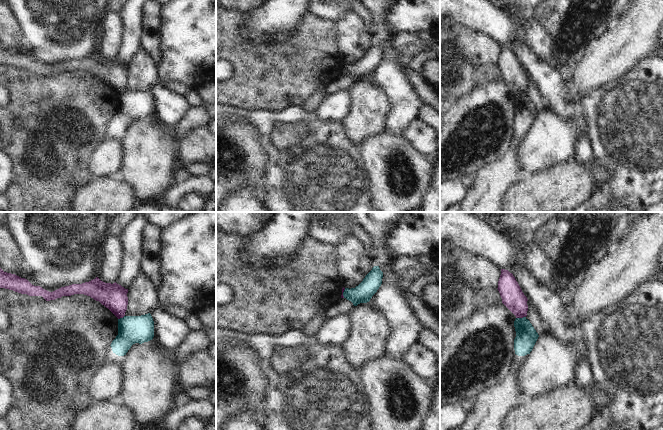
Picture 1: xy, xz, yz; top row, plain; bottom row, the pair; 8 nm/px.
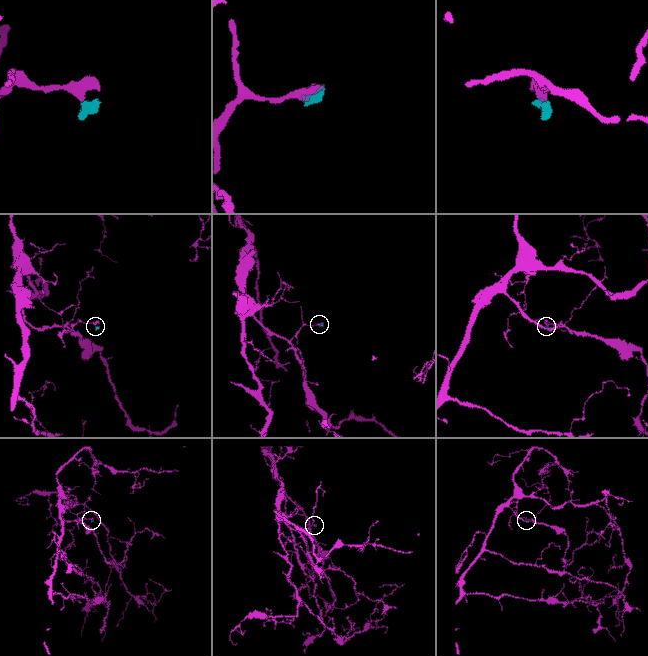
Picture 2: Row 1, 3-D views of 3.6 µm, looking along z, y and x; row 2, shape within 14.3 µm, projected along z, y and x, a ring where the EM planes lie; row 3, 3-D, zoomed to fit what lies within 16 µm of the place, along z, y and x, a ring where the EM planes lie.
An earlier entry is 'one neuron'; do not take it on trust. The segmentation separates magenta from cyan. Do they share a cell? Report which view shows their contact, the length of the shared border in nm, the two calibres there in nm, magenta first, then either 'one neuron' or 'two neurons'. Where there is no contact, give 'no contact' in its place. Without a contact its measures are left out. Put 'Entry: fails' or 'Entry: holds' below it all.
yz | 80 nm | 180/180 nm | two neurons
Entry: fails

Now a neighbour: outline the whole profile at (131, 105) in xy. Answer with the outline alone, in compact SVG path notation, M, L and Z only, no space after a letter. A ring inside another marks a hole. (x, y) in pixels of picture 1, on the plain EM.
M150 89L118 95L118 111L106 125L105 140L121 141L133 120L148 118L153 113L154 97Z

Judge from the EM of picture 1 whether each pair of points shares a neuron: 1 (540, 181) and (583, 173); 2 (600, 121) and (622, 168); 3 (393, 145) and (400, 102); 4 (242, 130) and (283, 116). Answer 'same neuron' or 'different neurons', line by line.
1: same neuron
2: same neuron
3: different neurons
4: different neurons

